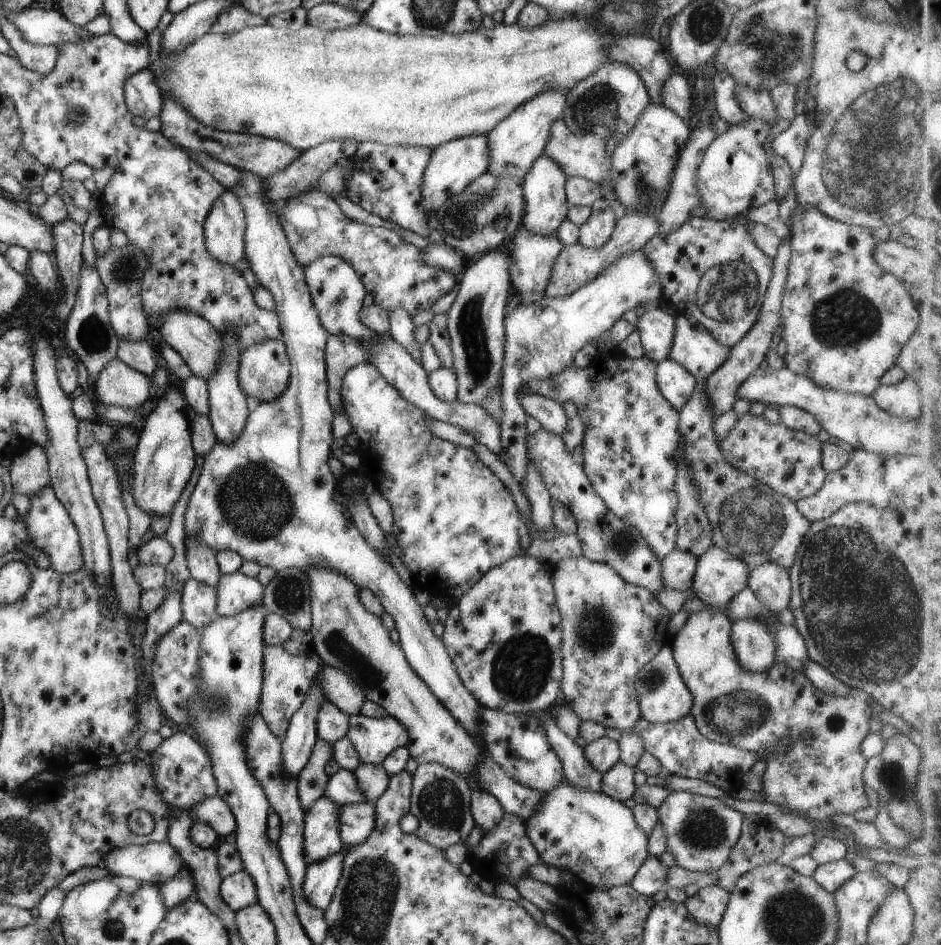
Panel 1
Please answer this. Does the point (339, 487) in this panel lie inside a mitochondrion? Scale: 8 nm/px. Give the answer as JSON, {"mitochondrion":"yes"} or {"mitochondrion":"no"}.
{"mitochondrion":"no"}

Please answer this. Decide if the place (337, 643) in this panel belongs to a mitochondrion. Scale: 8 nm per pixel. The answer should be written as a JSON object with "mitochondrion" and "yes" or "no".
{"mitochondrion":"yes"}

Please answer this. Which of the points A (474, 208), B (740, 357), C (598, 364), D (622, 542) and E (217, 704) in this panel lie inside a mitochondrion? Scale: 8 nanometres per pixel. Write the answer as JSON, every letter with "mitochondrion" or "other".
{"A":"mitochondrion","B":"other","C":"other","D":"mitochondrion","E":"mitochondrion"}

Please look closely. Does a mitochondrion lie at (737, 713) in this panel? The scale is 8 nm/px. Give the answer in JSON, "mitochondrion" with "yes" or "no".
{"mitochondrion":"yes"}

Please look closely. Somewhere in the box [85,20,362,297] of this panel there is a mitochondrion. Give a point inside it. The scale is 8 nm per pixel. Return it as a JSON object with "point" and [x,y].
{"point":[124,271]}

